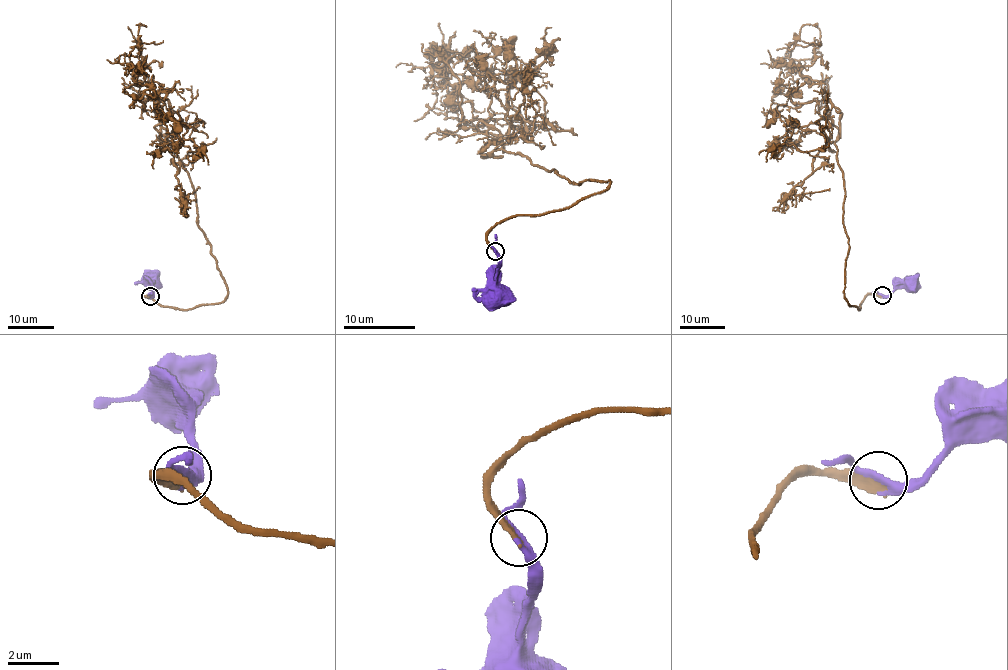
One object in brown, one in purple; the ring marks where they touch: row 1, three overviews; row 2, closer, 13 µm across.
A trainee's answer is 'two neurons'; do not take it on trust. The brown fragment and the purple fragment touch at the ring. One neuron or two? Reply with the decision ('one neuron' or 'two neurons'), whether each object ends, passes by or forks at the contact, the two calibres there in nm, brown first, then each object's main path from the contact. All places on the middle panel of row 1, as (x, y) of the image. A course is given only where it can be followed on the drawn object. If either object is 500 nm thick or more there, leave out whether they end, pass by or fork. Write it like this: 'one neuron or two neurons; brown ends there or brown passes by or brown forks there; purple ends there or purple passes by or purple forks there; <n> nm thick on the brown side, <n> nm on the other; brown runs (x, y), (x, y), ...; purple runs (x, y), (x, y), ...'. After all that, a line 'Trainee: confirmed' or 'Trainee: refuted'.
one neuron; brown ends there; purple passes by; 340 nm thick on the brown side, 320 nm on the other; brown runs (494, 251), (494, 228), (610, 181), (485, 155), (506, 135), (474, 130), (444, 77), (484, 108); purple runs (495, 251), (495, 294)
Trainee: refuted

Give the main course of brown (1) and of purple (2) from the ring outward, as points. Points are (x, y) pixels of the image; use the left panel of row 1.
1: (149, 296), (193, 308), (228, 293), (189, 173), (155, 127), (172, 110), (143, 79), (138, 44), (163, 41)
2: (151, 296), (149, 283)

